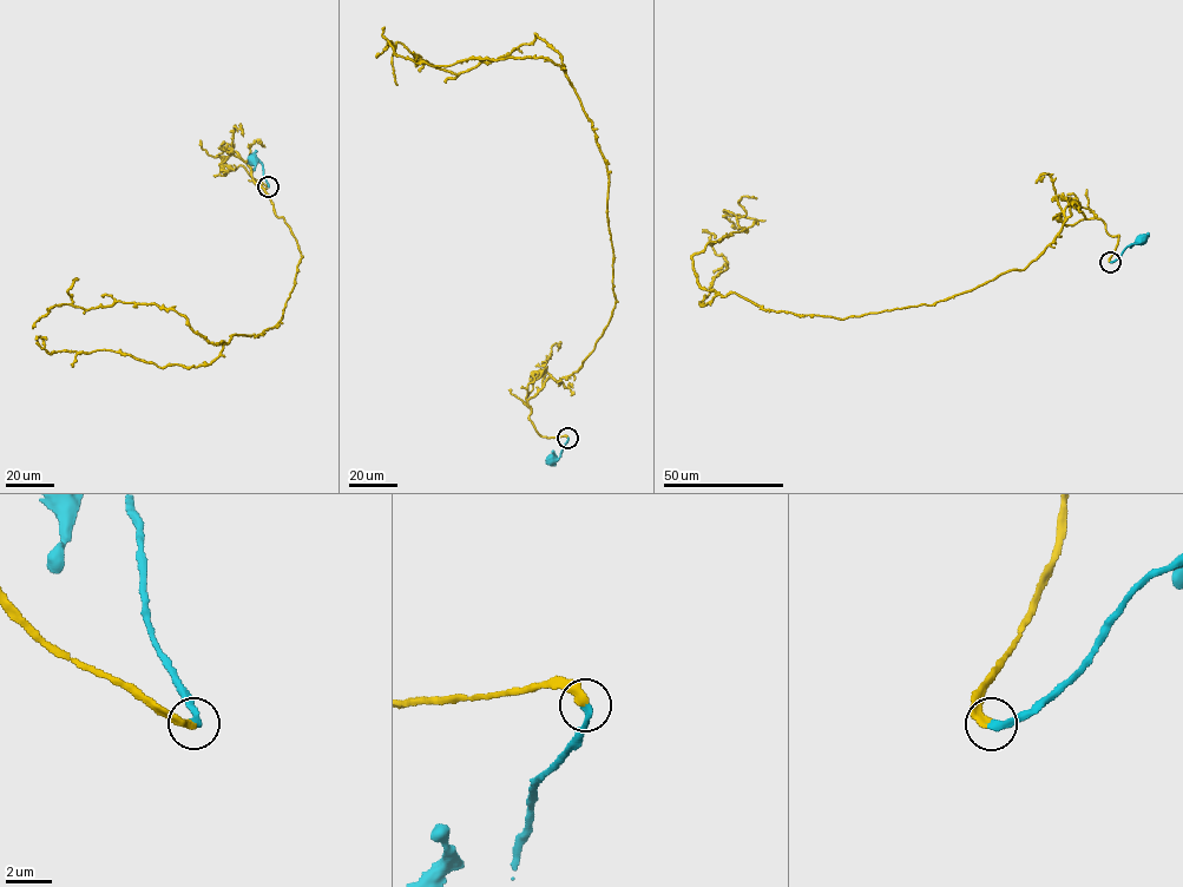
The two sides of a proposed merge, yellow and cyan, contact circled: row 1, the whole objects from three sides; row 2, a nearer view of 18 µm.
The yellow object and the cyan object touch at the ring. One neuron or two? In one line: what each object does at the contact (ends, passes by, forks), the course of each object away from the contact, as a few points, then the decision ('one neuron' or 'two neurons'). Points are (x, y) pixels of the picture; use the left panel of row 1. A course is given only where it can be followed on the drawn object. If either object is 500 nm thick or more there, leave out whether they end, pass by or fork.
yellow ends; cyan ends; course yellow (268, 186), (221, 163), (237, 152), (301, 254), (281, 319), (258, 336), (217, 345), (156, 304), (56, 304); course cyan (268, 186), (262, 163), (252, 159); one neuron

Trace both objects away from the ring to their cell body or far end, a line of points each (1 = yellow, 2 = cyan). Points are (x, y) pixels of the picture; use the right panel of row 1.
1: (1111, 262), (1068, 207), (1024, 269), (931, 306), (702, 289), (692, 256), (747, 230), (724, 210), (764, 219)
2: (1111, 262), (1141, 240)

